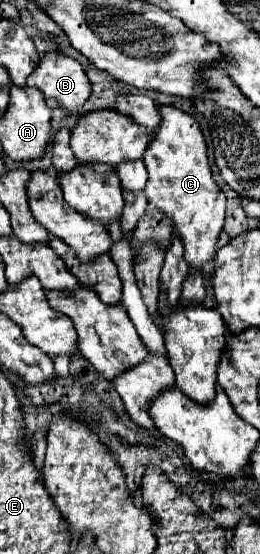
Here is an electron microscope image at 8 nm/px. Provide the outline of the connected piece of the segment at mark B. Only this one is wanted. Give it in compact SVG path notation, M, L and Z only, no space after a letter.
M47 53L41 57L37 69L27 77L27 85L29 87L37 87L43 95L47 105L53 107L61 107L67 111L77 111L85 105L85 101L91 95L91 83L83 71L83 67L79 65L79 61L75 61L73 57L61 55L61 53Z

